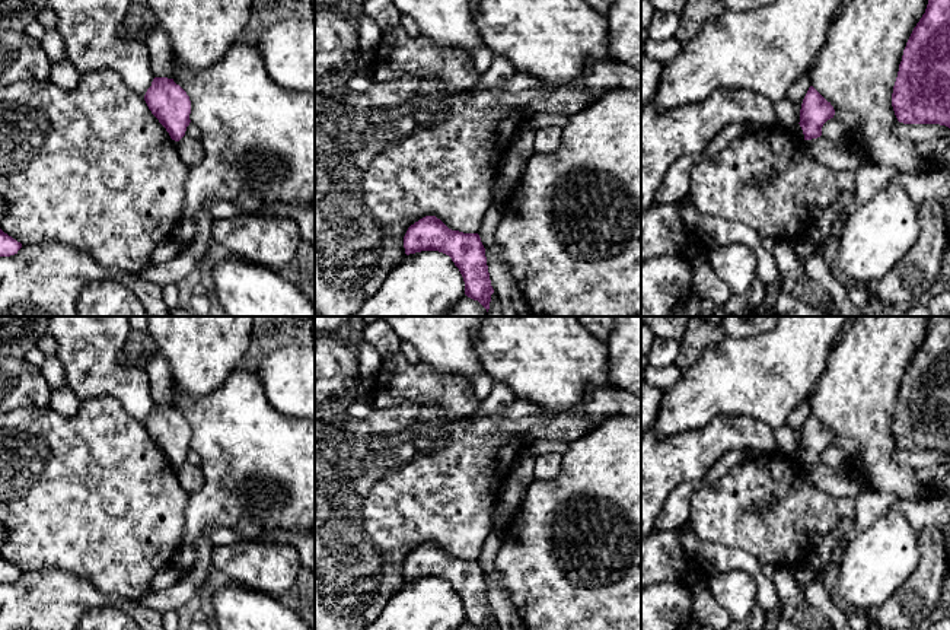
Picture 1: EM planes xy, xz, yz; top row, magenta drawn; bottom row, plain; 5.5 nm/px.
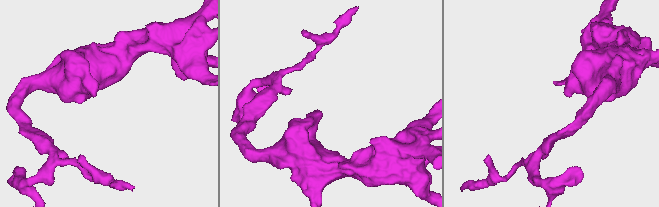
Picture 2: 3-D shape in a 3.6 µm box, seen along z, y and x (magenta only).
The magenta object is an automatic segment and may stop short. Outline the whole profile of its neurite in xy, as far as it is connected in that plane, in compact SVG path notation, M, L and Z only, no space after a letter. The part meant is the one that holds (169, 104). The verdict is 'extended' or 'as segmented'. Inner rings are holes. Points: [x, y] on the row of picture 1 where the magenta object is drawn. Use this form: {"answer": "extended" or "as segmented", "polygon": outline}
{"answer": "as segmented", "polygon": "M154 77L144 101L170 139L179 141L191 122L191 101L187 92L173 79Z"}

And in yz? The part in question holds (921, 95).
{"answer": "as segmented", "polygon": "M928 0L903 50L892 106L899 122L950 128L950 0Z"}

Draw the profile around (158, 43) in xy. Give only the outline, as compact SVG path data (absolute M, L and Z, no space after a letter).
M153 23L153 29L146 35L144 45L149 50L150 69L154 77L173 79L173 54L166 31Z

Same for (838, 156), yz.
M823 136L804 140L807 155L826 168L841 171L857 171L863 165L863 155L851 143L832 141Z

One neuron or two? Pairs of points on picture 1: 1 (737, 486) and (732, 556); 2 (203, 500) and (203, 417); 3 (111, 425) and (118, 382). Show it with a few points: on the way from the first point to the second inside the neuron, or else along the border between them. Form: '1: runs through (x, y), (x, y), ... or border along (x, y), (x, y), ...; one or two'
1: border along (698, 540), (742, 549), (761, 565); two
2: runs through (214, 480), (214, 438); one
3: border along (82, 398), (114, 397), (133, 417), (142, 422); two

